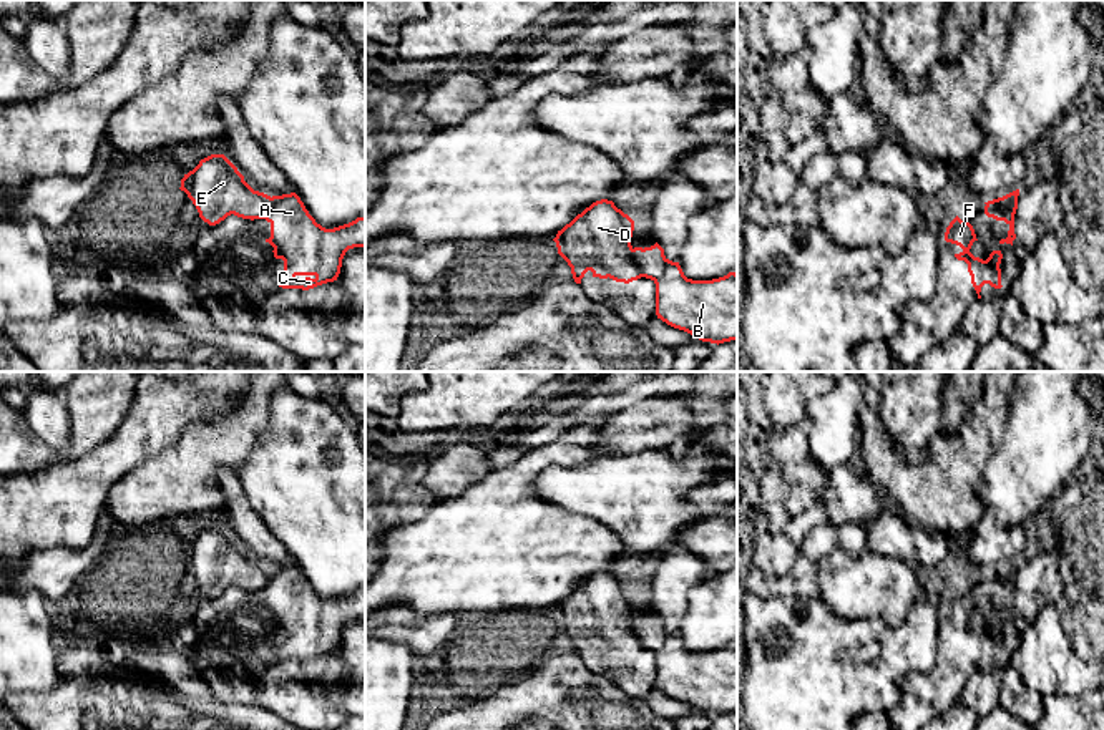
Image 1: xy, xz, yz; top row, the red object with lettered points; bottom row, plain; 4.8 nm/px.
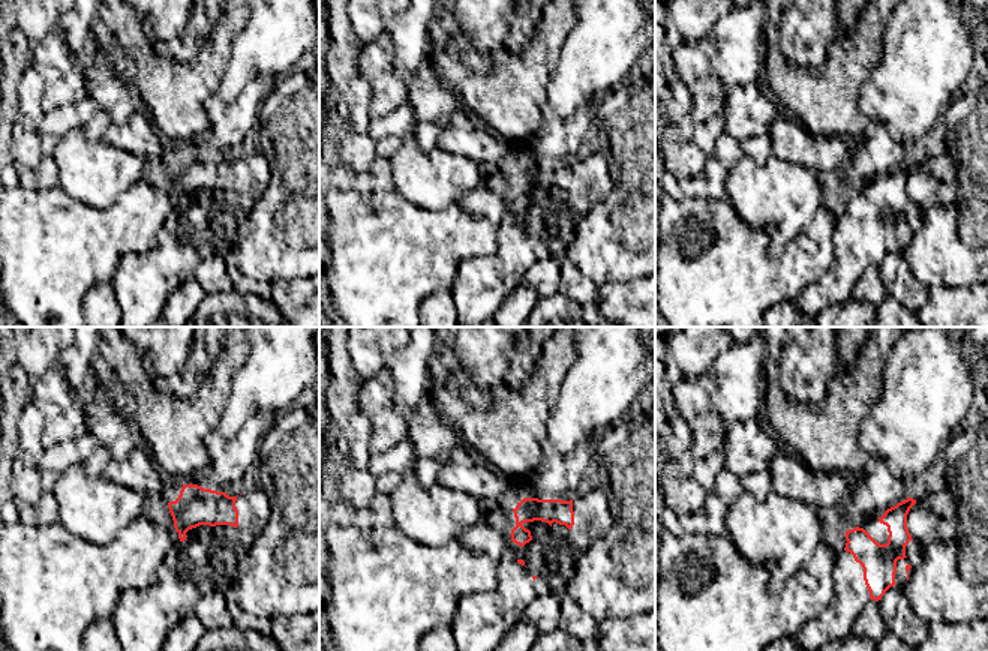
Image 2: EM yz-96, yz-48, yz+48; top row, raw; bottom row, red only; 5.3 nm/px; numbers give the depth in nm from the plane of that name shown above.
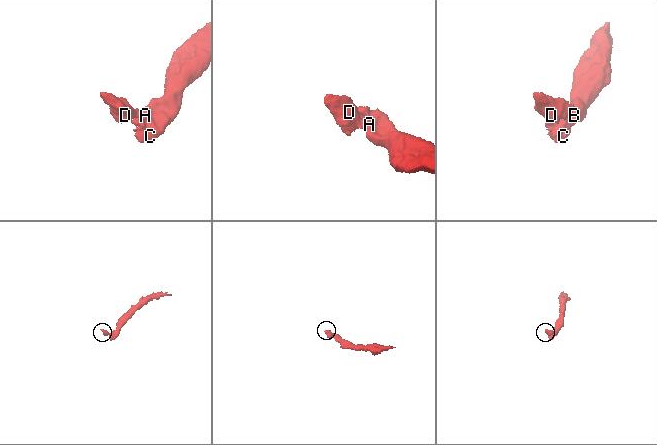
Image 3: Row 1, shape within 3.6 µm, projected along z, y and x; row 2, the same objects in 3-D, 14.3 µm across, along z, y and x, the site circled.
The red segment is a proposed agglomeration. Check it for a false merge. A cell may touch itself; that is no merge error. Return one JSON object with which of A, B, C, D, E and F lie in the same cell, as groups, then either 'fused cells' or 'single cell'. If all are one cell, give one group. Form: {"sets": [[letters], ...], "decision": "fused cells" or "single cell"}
{"sets": [["A", "B", "C", "F"], ["D", "E"]], "decision": "fused cells"}

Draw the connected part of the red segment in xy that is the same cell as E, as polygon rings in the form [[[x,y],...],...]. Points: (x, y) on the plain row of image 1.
[[[211,526],[184,546],[181,562],[196,577],[199,589],[216,597],[234,586],[242,591],[264,591],[271,567],[254,562],[224,526]]]

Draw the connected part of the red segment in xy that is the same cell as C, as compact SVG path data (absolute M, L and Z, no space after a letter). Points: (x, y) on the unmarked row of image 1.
M296 564L272 567L264 591L271 596L266 614L284 632L282 660L309 662L337 652L345 624L365 619L365 589L325 601Z

